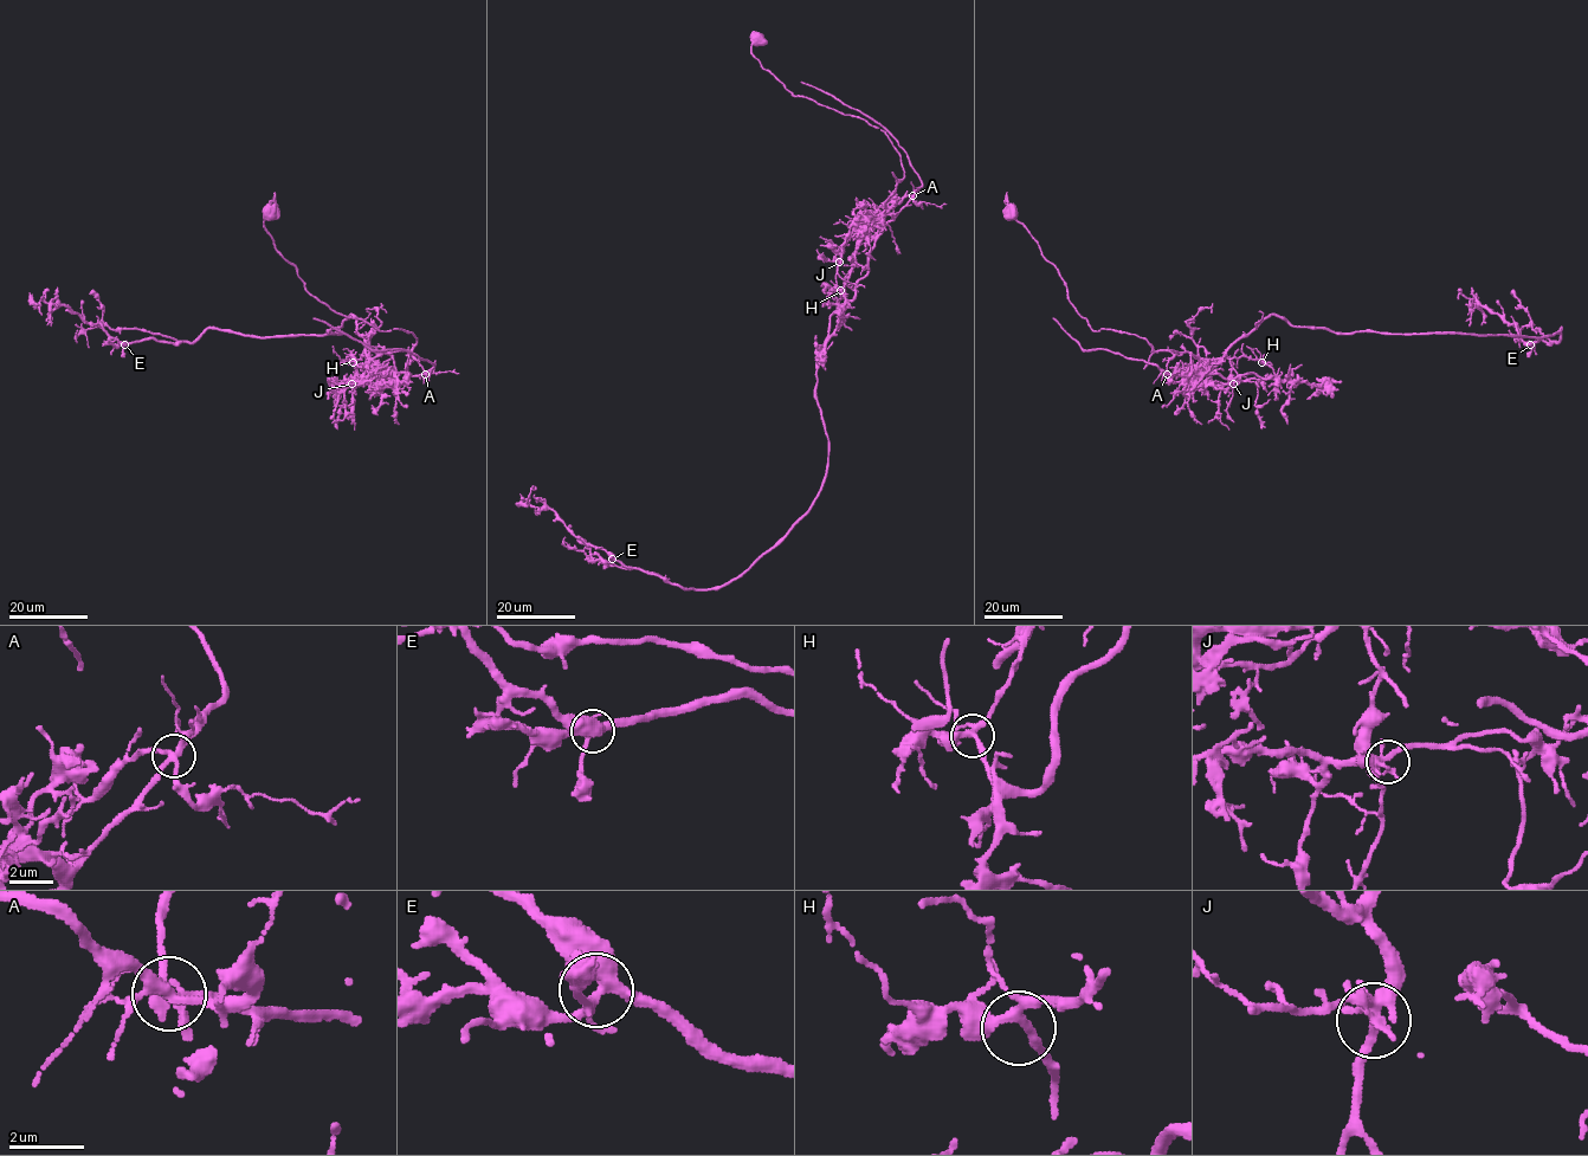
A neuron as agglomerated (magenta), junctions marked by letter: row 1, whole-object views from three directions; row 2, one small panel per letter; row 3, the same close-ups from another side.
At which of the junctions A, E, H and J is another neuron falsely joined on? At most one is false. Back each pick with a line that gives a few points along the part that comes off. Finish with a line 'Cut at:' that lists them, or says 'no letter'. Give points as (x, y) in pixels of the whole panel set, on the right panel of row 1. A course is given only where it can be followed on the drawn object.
A: (1167, 374), (1218, 374), (1235, 379), (1252, 373), (1310, 385), (1341, 381)
Cut at: A

